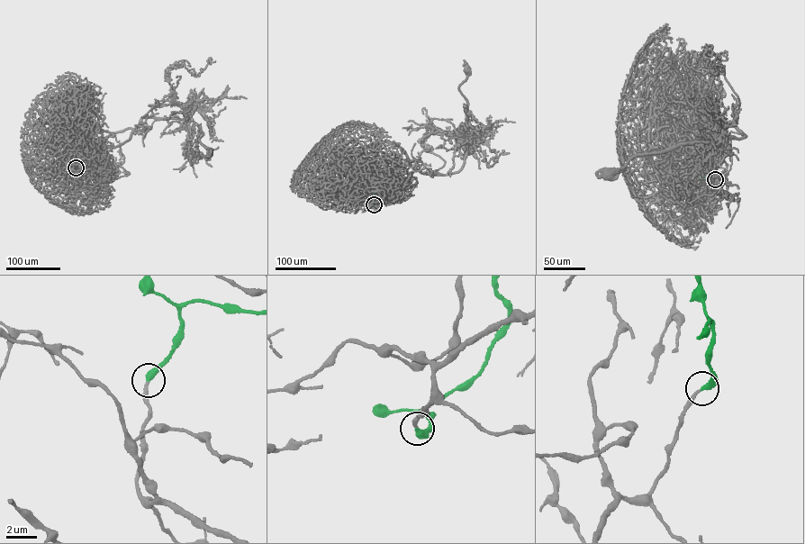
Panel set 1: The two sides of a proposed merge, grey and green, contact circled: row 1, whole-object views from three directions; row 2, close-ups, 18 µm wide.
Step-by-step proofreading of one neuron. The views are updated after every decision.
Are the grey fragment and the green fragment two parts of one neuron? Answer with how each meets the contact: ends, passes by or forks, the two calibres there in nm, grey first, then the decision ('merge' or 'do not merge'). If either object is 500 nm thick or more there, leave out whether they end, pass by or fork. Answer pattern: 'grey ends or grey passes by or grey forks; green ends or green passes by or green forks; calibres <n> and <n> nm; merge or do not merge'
grey ends; green ends; calibres 200 and 420 nm; merge

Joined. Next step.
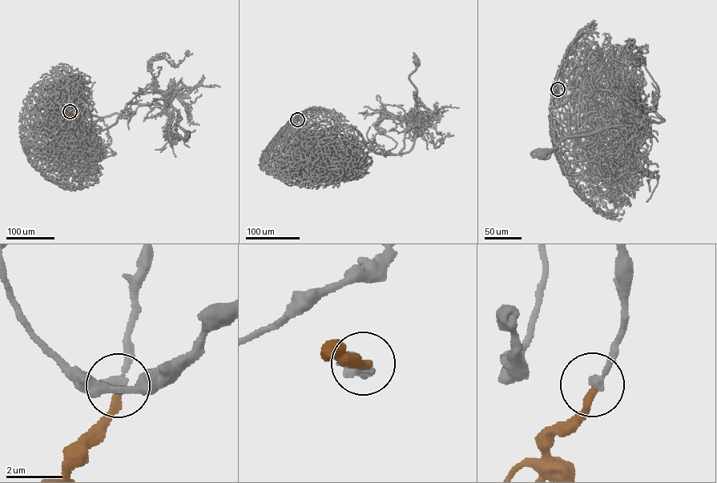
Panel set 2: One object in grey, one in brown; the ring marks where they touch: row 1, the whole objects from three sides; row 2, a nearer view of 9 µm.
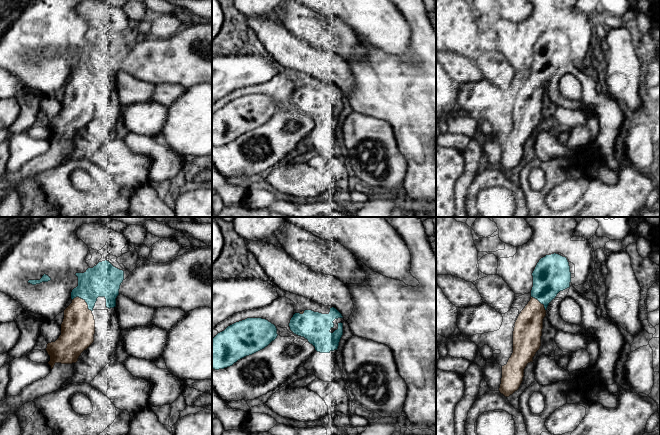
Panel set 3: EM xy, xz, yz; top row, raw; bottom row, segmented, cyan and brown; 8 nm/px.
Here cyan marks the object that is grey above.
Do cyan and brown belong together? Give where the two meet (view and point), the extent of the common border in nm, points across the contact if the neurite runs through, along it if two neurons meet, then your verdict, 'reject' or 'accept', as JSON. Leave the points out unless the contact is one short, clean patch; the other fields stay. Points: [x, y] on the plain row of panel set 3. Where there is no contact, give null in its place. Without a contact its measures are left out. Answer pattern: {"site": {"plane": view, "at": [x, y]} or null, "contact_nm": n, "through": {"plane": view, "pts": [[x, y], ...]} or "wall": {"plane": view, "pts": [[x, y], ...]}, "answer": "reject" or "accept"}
{"site": {"plane": "xy", "at": [83, 75]}, "contact_nm": 190, "through": {"plane": "xy", "pts": [[103, 56], [83, 75], [78, 90], [78, 103]]}, "answer": "accept"}

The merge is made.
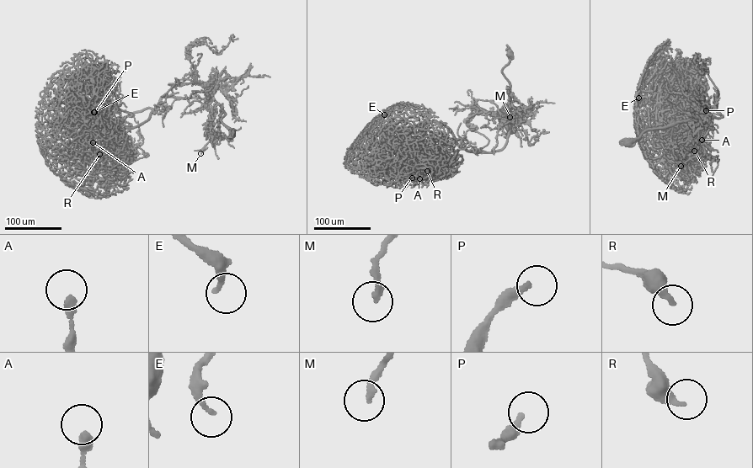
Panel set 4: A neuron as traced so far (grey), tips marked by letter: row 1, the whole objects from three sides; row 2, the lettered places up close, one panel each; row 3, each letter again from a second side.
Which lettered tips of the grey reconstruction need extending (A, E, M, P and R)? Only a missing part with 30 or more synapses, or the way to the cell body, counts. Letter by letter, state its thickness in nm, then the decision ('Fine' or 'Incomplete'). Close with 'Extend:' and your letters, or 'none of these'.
A: Thickness 320 nm. Fine
E: Thickness 240 nm. Fine
M: Thickness 220 nm. Incomplete
P: Thickness 280 nm. Incomplete
R: Thickness 320 nm. Fine
Extend: M, P

